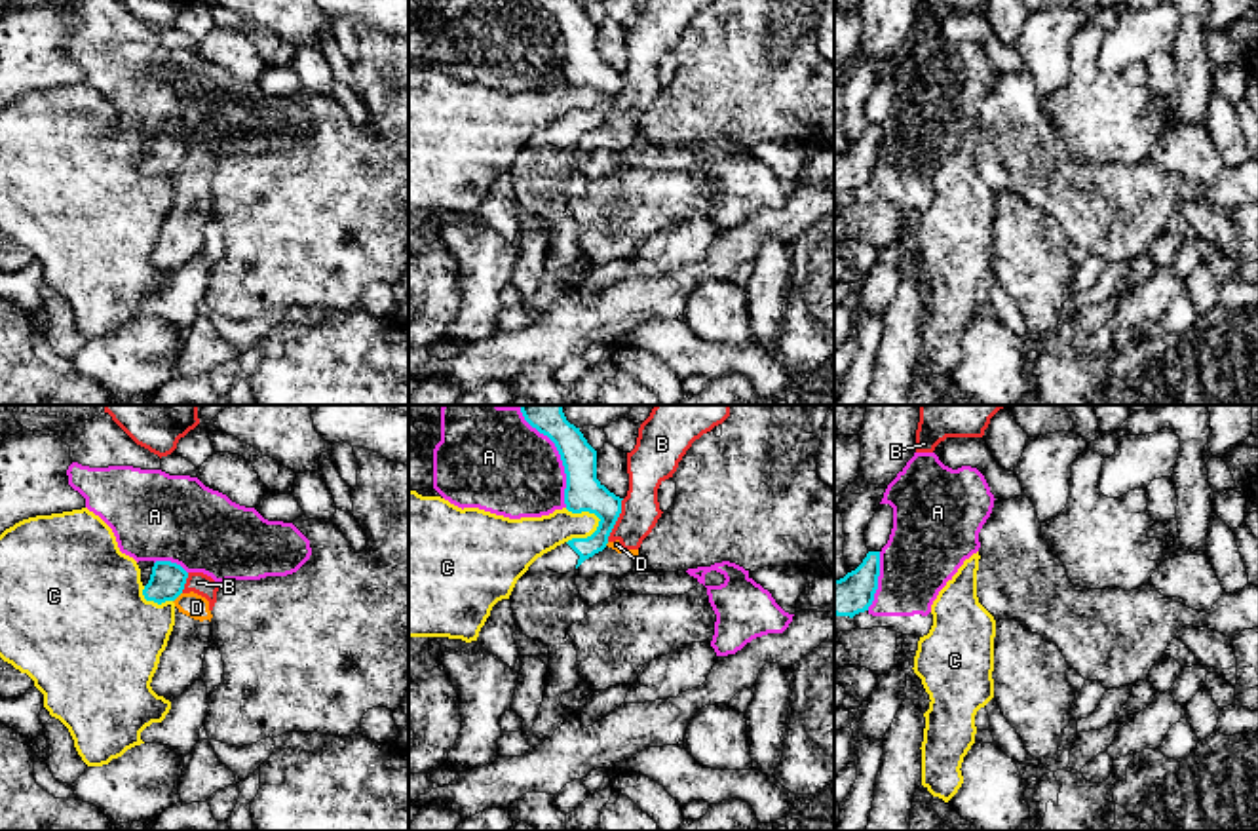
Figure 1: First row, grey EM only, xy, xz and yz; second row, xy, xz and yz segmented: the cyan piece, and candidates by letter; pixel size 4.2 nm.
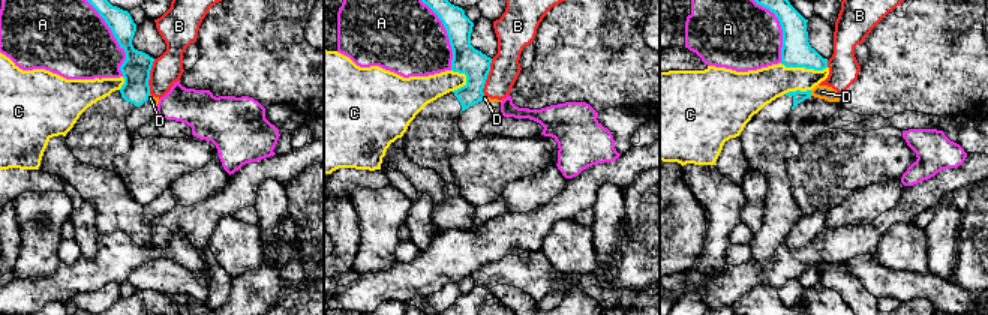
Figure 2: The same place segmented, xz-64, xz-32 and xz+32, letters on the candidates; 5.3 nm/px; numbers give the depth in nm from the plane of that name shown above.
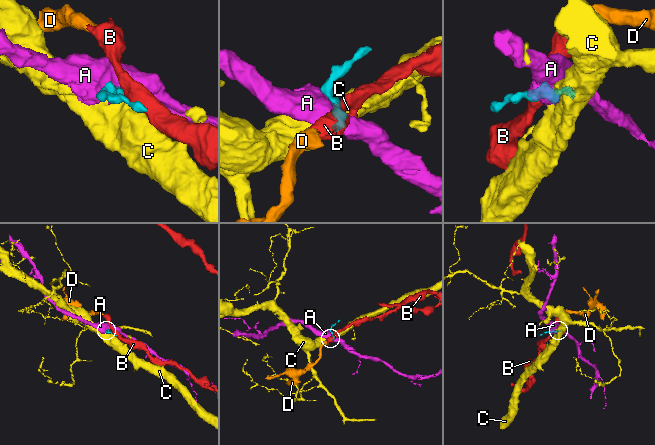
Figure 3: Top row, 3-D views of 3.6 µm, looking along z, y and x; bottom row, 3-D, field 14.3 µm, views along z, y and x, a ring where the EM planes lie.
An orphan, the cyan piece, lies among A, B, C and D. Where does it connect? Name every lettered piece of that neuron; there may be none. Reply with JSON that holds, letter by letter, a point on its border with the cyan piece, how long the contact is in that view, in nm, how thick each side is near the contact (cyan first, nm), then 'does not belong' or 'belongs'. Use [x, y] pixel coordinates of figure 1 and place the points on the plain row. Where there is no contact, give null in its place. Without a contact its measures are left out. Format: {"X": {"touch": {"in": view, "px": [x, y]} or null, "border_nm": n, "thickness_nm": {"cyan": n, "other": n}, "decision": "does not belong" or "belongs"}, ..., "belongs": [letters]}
{"A": {"touch": {"in": "xz", "px": [563, 38]}, "border_nm": 380, "thickness_nm": {"cyan": 160, "other": 380}, "decision": "does not belong"}, "B": {"touch": {"in": "xz", "px": [616, 94]}, "border_nm": 200, "thickness_nm": {"cyan": 160, "other": 160}, "decision": "does not belong"}, "C": {"touch": {"in": "xz", "px": [588, 111]}, "border_nm": 180, "thickness_nm": {"cyan": 160, "other": 180}, "decision": "does not belong"}, "D": {"touch": {"in": "xy", "px": [177, 170]}, "border_nm": 60, "thickness_nm": {"cyan": 150, "other": 100}, "decision": "does not belong"}, "belongs": []}

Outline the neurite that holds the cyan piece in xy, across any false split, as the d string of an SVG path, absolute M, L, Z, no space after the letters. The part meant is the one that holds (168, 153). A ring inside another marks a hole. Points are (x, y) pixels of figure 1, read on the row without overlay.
M139 135L143 169L158 179L175 175L186 158L188 146L171 135Z

